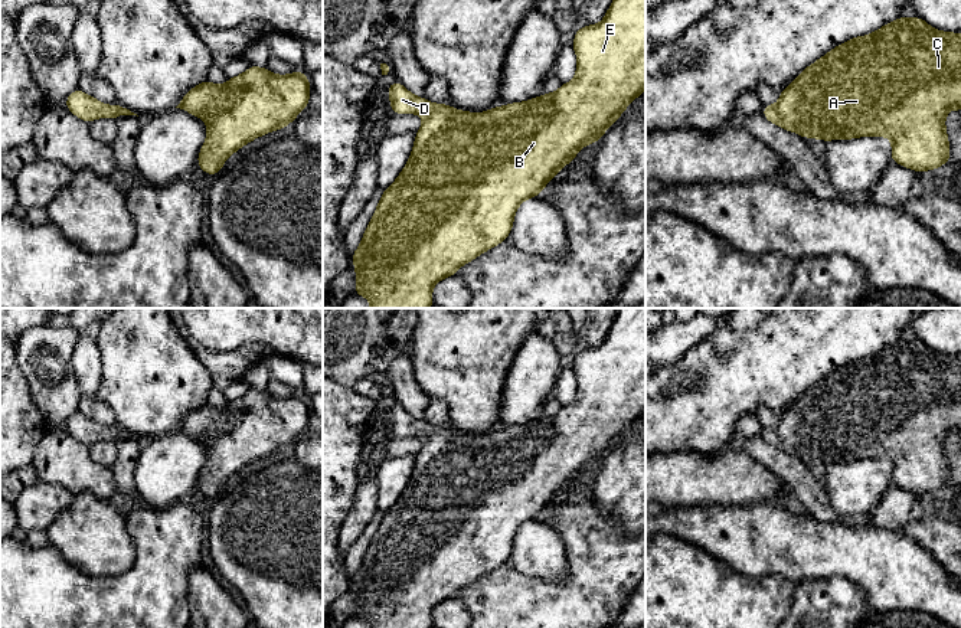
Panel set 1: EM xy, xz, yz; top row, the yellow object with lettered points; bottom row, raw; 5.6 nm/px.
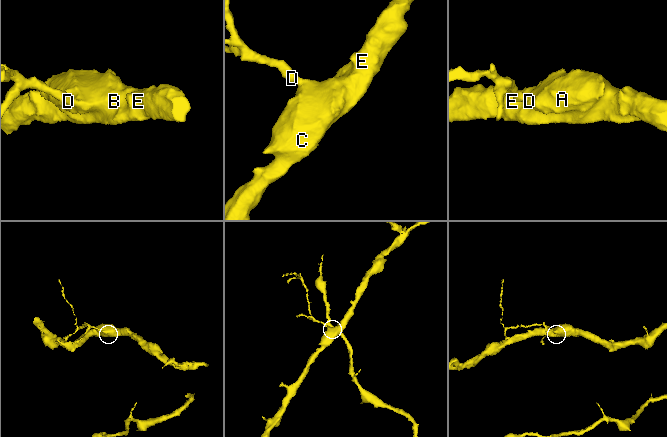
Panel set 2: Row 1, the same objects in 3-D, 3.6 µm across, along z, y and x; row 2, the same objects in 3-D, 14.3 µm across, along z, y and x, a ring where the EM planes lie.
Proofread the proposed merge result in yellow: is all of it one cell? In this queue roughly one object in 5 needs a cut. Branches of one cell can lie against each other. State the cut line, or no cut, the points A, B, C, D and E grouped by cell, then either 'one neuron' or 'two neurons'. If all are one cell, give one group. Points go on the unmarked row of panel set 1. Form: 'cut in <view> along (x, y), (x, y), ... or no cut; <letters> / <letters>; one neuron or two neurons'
no cut; A B C D E; one neuron

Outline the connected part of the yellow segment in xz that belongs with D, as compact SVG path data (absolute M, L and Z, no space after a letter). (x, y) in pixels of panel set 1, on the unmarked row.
M617 308L617 317L605 340L598 347L578 350L572 370L578 389L573 402L556 415L537 421L468 435L448 426L432 426L411 416L398 402L388 411L393 436L424 439L416 454L412 475L398 501L382 516L377 530L354 573L354 618L363 618L370 628L434 628L434 608L478 578L506 563L511 555L514 536L523 523L540 519L543 510L576 475L598 464L645 413L645 308Z

